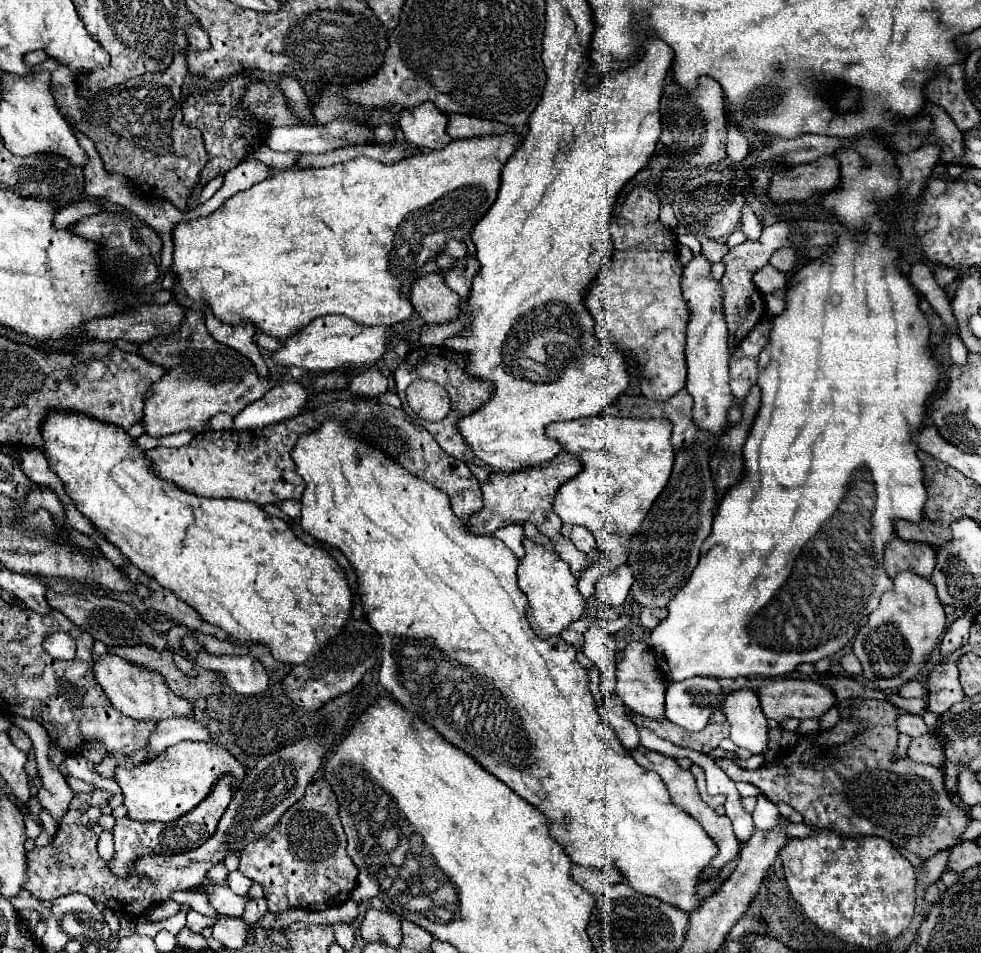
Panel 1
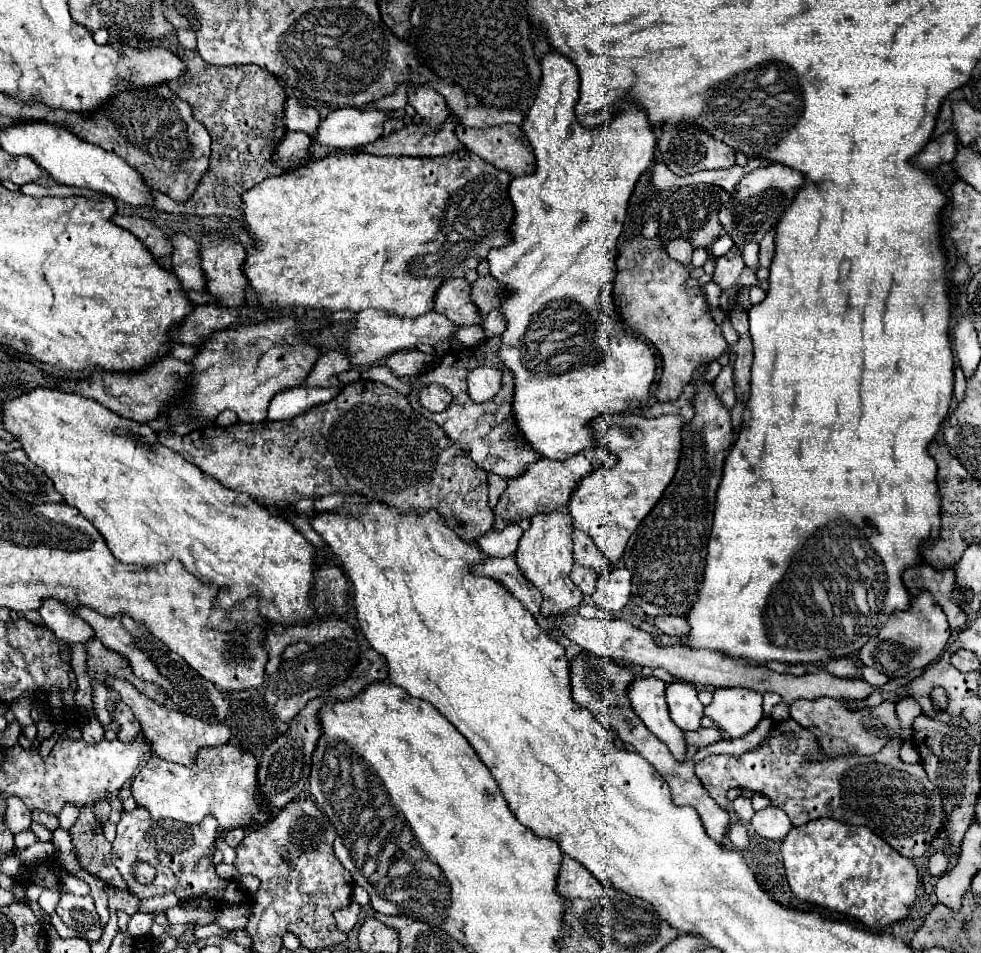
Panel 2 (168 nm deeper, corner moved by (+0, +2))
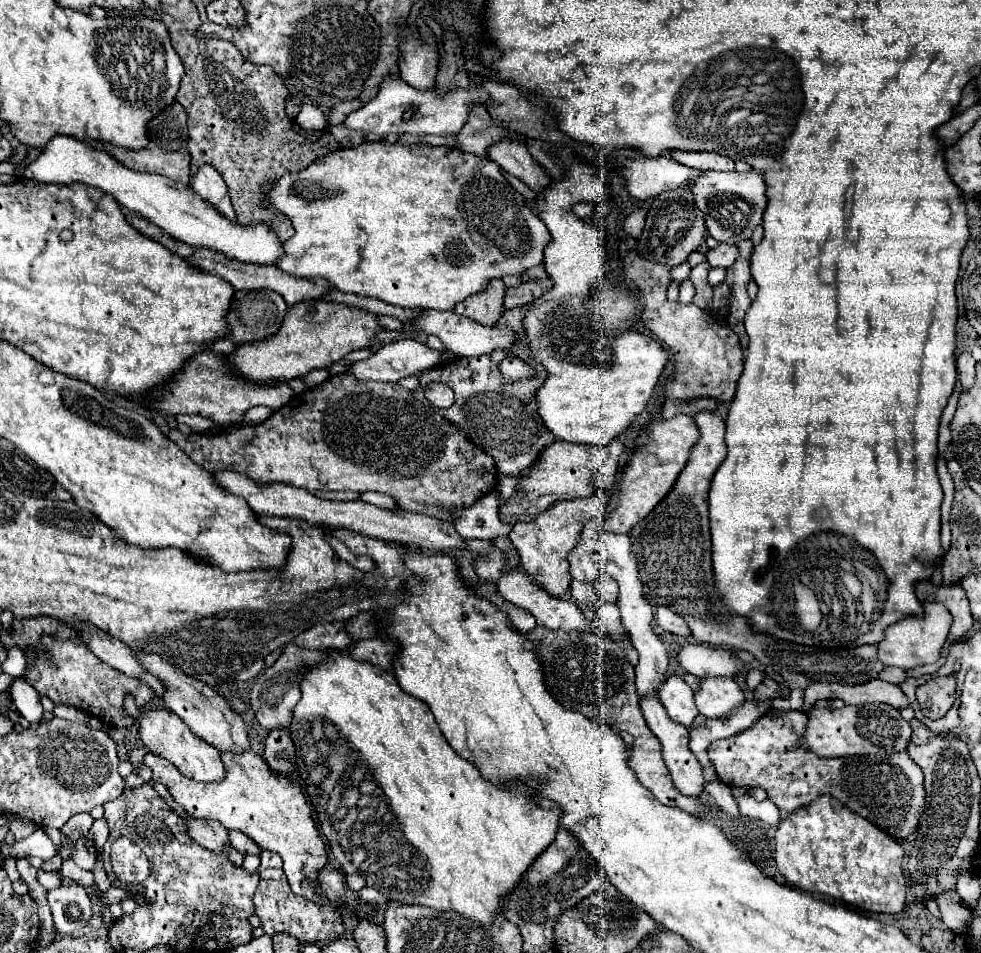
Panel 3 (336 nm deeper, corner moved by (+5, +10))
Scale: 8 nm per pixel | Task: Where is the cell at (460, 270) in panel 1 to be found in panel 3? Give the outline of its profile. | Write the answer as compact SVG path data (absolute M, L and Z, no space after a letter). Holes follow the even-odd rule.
M544 278L544 280L530 280L530 282L522 282L522 284L516 286L516 288L506 288L504 310L530 304L534 298L542 296L542 294L548 292L550 288L552 288L552 280L550 280L550 278Z

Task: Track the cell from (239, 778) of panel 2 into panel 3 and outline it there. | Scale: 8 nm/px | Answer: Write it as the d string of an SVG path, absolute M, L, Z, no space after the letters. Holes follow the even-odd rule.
M254 750L240 754L240 770L234 754L222 754L226 776L220 782L202 783L184 777L173 764L154 754L144 756L144 764L152 770L152 782L168 788L174 802L192 818L216 820L228 830L240 830L258 846L280 854L284 860L284 874L294 894L320 902L316 890L316 872L328 862L324 842L314 826L312 812L298 784L270 772L268 764Z

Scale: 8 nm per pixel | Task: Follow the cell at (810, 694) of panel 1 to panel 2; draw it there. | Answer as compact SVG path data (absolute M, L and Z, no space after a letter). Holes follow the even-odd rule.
M821 698L821 700L797 700L791 704L791 718L817 734L829 734L829 736L815 736L821 744L825 744L825 752L819 756L833 758L843 754L877 754L889 740L899 738L905 740L905 734L901 730L899 718L895 714L895 704L883 702L875 708L861 708L861 710L847 710L839 700Z

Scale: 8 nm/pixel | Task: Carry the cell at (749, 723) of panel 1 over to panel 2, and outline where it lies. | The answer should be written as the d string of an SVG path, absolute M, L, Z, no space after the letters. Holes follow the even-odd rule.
M715 688L713 702L705 706L705 716L731 738L739 738L763 718L761 694L747 688Z

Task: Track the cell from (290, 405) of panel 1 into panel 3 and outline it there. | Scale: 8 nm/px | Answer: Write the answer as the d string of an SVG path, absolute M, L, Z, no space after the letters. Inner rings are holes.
M402 338L380 346L370 358L350 364L346 372L360 380L398 382L400 378L434 368L440 362L440 356L442 352L432 350L414 338Z

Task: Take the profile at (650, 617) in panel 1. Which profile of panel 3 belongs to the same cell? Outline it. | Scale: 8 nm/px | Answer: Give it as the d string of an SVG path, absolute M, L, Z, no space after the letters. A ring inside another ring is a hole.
M660 606L660 608L656 610L656 622L658 622L658 626L662 626L662 628L664 628L666 632L670 632L670 634L690 636L690 628L688 628L688 624L684 622L684 618L678 616L678 614L674 614L674 612L670 612L670 610L664 608L664 606Z

